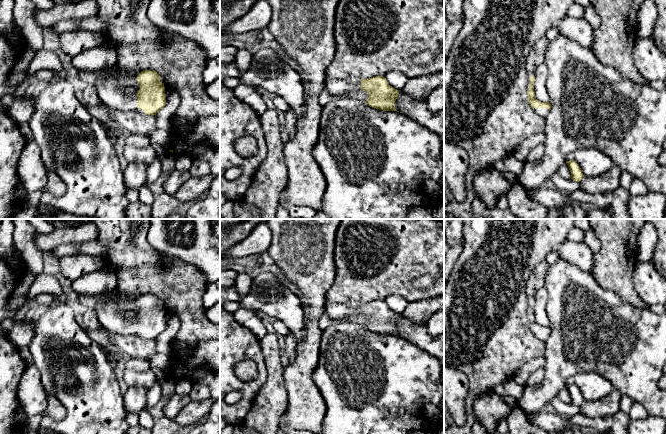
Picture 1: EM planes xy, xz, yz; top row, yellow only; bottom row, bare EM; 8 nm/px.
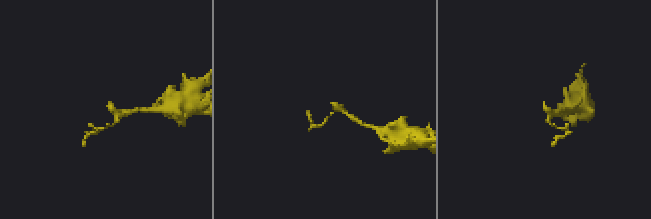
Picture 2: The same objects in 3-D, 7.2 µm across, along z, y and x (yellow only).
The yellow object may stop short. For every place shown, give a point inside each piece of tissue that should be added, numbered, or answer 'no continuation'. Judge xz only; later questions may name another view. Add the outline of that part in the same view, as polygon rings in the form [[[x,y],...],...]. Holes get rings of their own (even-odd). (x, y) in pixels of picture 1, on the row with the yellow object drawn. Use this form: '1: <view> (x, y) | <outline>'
1: xz (336, 86) | [[[327,78],[324,88],[331,92],[332,95],[342,95],[361,89],[361,79],[348,78],[345,80]]]

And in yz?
1: yz (543, 112) | [[[534,108],[533,111],[543,118],[546,118],[550,113],[549,109],[547,108]]]

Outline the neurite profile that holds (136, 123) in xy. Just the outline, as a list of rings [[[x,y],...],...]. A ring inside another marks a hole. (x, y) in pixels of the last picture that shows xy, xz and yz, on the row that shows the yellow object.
[[[109,109],[111,119],[130,134],[148,136],[156,129],[156,115],[145,115],[136,111]]]

